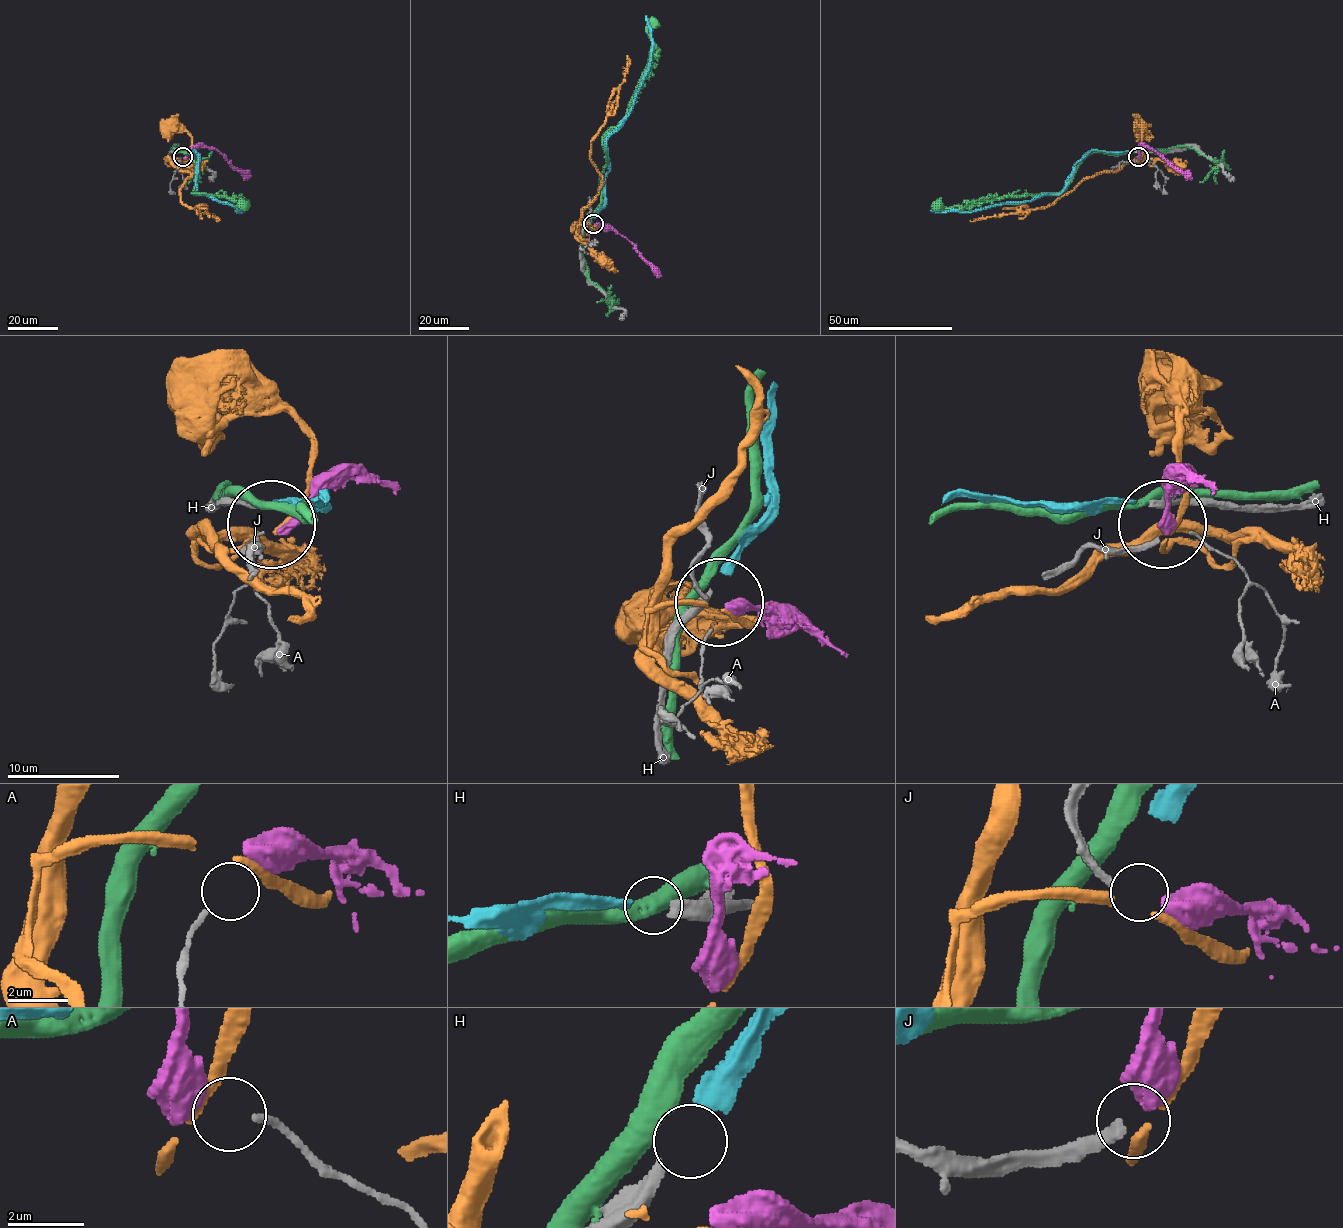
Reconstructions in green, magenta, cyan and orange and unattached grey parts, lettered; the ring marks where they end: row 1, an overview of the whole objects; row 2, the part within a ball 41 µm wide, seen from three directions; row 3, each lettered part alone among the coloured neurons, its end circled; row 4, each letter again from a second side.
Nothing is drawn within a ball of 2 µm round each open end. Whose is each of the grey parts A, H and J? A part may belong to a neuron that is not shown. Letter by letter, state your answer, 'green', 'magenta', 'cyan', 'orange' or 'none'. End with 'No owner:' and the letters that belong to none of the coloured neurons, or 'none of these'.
A: none
H: cyan
J: magenta
No owner: A

